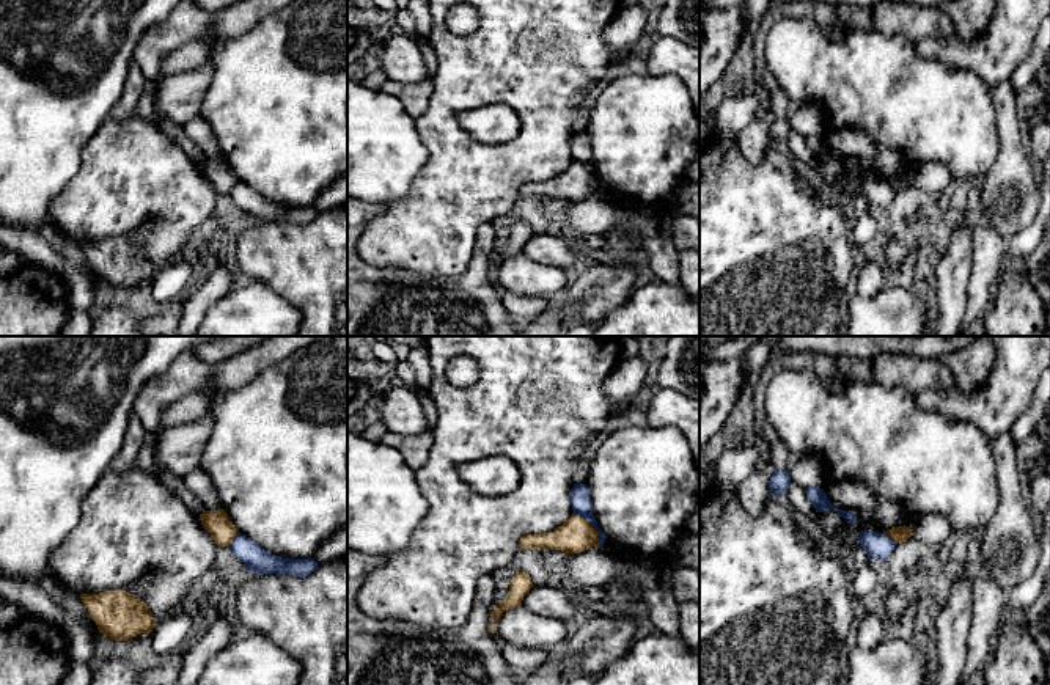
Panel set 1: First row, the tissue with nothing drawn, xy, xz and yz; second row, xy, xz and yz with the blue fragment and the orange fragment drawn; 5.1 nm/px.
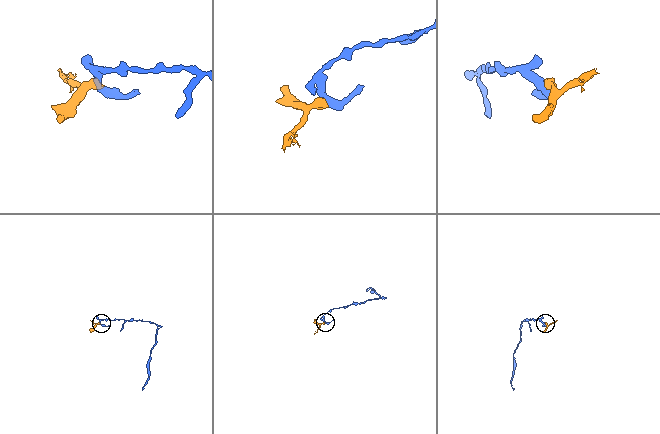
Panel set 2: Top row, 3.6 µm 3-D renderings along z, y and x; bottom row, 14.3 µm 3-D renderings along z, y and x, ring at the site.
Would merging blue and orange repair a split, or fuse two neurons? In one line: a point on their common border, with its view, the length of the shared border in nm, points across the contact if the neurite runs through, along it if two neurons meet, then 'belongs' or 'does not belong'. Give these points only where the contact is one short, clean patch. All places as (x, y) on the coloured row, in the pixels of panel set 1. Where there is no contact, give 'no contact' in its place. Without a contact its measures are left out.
meets blue in xz at (593, 527); contact 220 nm long; border along xz (574, 512), (596, 531), (599, 545); does not belong

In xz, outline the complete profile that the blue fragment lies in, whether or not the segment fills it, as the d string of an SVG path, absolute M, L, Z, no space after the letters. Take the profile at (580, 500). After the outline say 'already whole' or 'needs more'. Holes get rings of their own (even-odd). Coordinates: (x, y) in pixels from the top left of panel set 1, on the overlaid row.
M574 484L574 487L571 489L571 504L574 514L583 517L597 531L600 547L605 542L605 534L597 528L597 522L593 514L589 489L586 484Z; already whole

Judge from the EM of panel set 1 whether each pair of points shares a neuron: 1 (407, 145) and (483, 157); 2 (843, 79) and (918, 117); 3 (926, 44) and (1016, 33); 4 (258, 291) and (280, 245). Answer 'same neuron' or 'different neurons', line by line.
1: different neurons
2: same neuron
3: same neuron
4: different neurons

